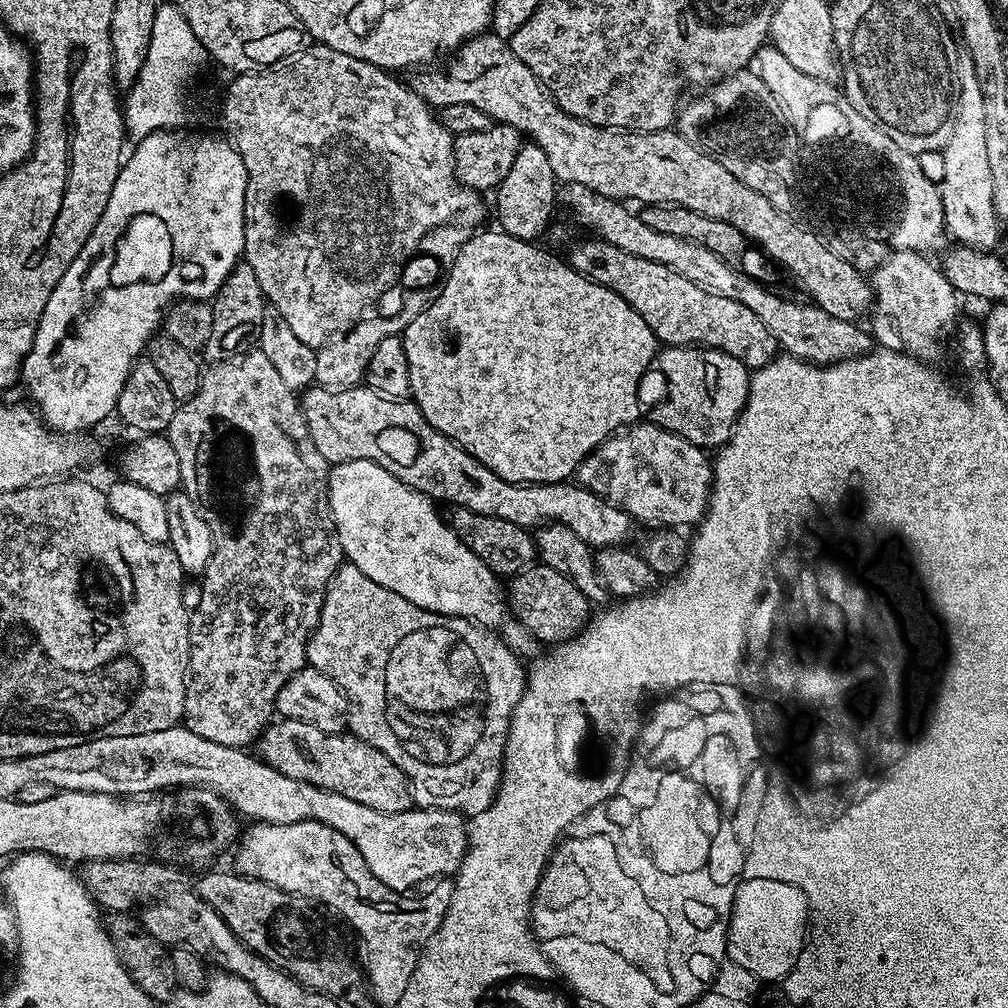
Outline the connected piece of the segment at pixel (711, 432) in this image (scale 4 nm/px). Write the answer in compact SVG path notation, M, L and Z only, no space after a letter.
M699 346L661 347L658 368L659 364L668 383L668 400L653 410L651 423L697 446L723 445L748 402L750 369L730 354Z

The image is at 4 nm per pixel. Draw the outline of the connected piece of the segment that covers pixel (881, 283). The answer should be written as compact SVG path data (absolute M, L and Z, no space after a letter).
M903 250L889 251L884 260L870 274L873 305L870 313L872 320L871 335L875 343L892 352L905 352L915 360L936 362L944 352L944 335L948 327L956 320L956 299L958 293L952 283L944 277L943 271L930 264L928 258L919 252L905 252Z

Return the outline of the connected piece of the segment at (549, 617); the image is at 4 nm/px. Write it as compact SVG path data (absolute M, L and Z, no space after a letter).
M541 562L528 565L515 576L511 577L506 584L506 603L511 614L534 636L544 642L563 642L571 639L587 623L588 600L585 594L578 588L579 583L569 578L564 573L550 568Z

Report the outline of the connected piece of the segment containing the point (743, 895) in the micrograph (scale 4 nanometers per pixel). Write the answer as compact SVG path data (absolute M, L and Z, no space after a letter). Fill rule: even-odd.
M743 879L739 883L732 905L725 955L730 962L732 960L750 975L766 980L768 984L778 982L791 972L799 958L794 954L799 951L794 948L794 942L778 942L778 940L794 940L794 938L803 940L808 935L809 926L808 899L798 887L774 879ZM740 936L762 936L762 940L758 946L758 938L740 938ZM786 944L792 944L792 948L788 950Z

